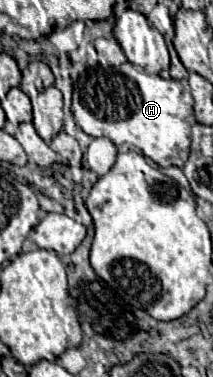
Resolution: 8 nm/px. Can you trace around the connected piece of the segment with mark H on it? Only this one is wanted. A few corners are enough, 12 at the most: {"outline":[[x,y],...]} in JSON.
{"outline":[[130,62],[88,68],[72,112],[88,136],[182,168],[190,90]]}

